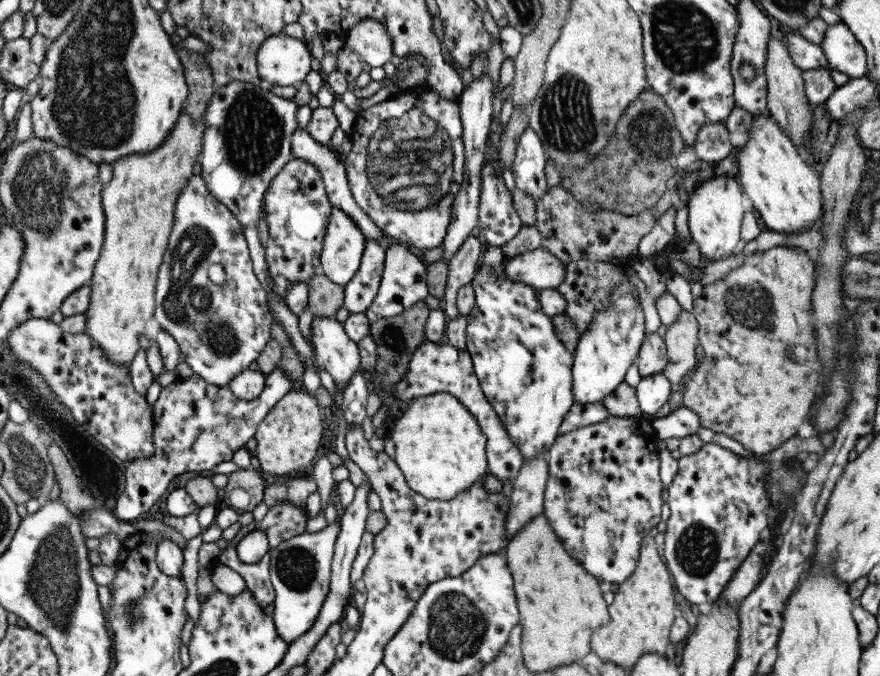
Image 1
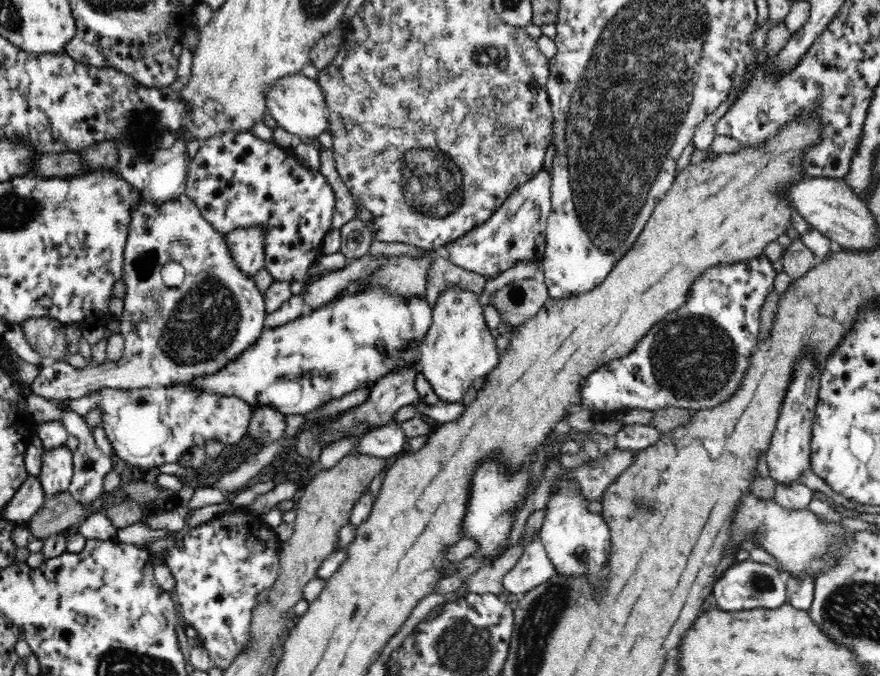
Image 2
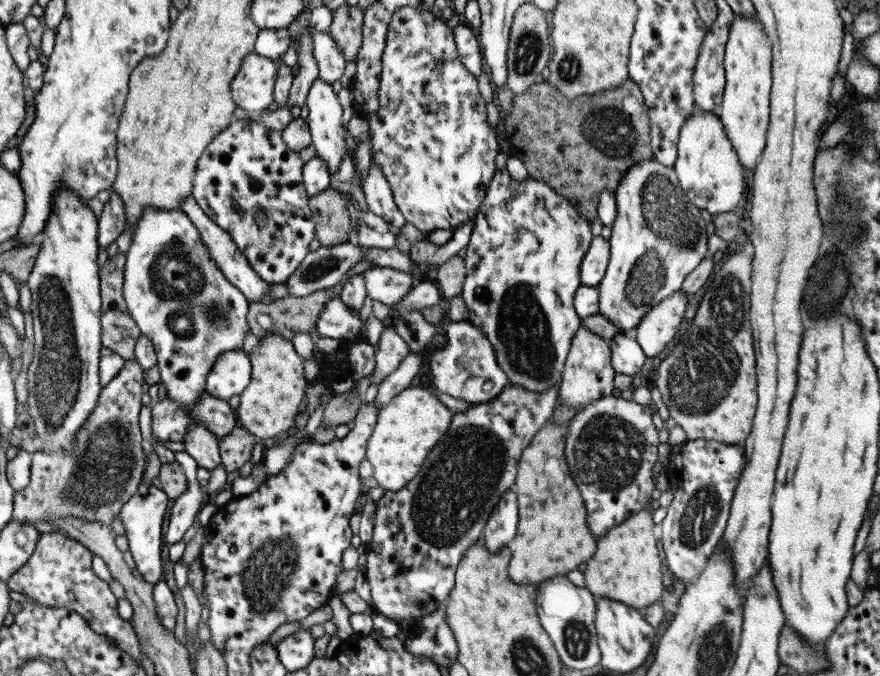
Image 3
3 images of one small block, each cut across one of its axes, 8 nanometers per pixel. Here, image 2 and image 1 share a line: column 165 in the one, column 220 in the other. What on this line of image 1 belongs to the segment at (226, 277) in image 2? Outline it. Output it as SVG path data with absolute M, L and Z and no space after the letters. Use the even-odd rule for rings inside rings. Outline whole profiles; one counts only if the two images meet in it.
M193 175L186 188L178 195L174 225L158 276L156 276L154 318L160 328L168 331L185 354L185 361L194 373L212 385L228 387L235 376L249 368L271 339L273 314L268 305L266 290L260 285L253 269L248 243L242 232L240 221L214 198L201 176ZM222 264L226 277L222 284L214 284L208 278L208 268Z

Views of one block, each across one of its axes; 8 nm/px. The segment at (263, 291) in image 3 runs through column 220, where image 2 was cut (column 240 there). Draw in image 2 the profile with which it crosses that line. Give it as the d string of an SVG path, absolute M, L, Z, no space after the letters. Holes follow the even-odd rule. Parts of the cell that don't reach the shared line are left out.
M261 226L237 228L225 235L227 248L242 274L253 277L259 270L265 268L264 235Z

